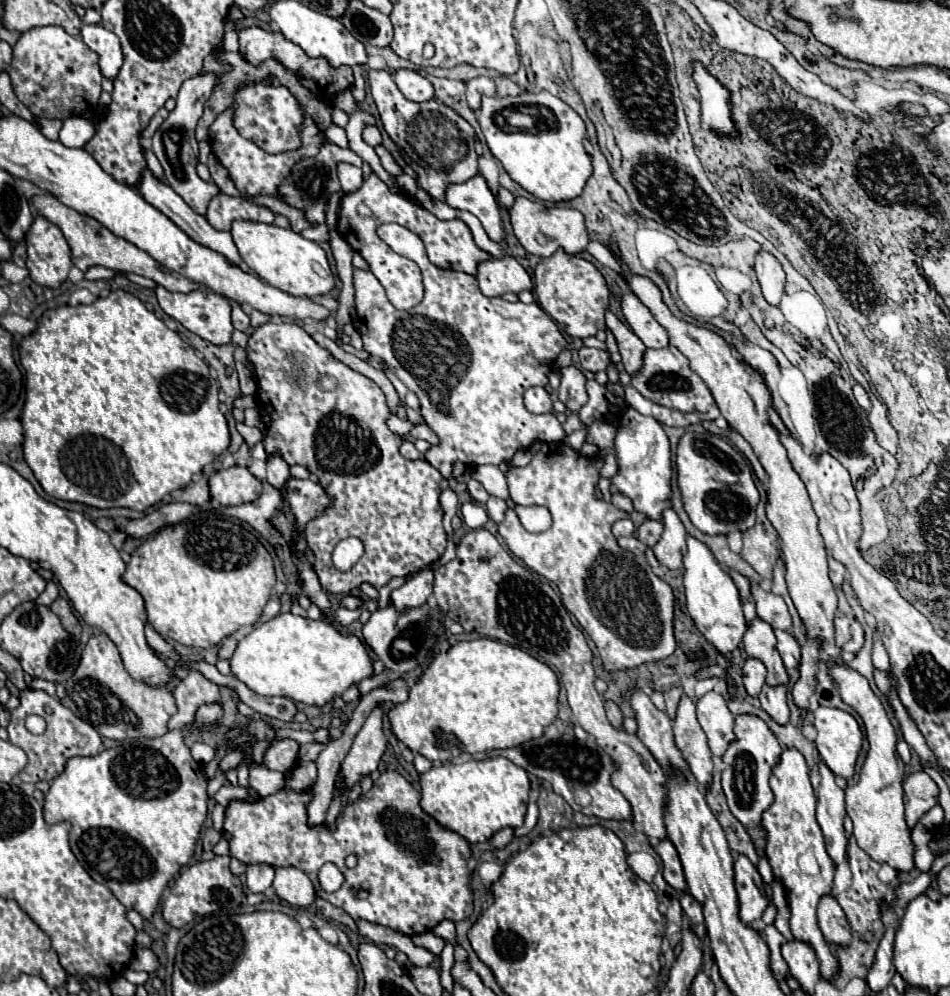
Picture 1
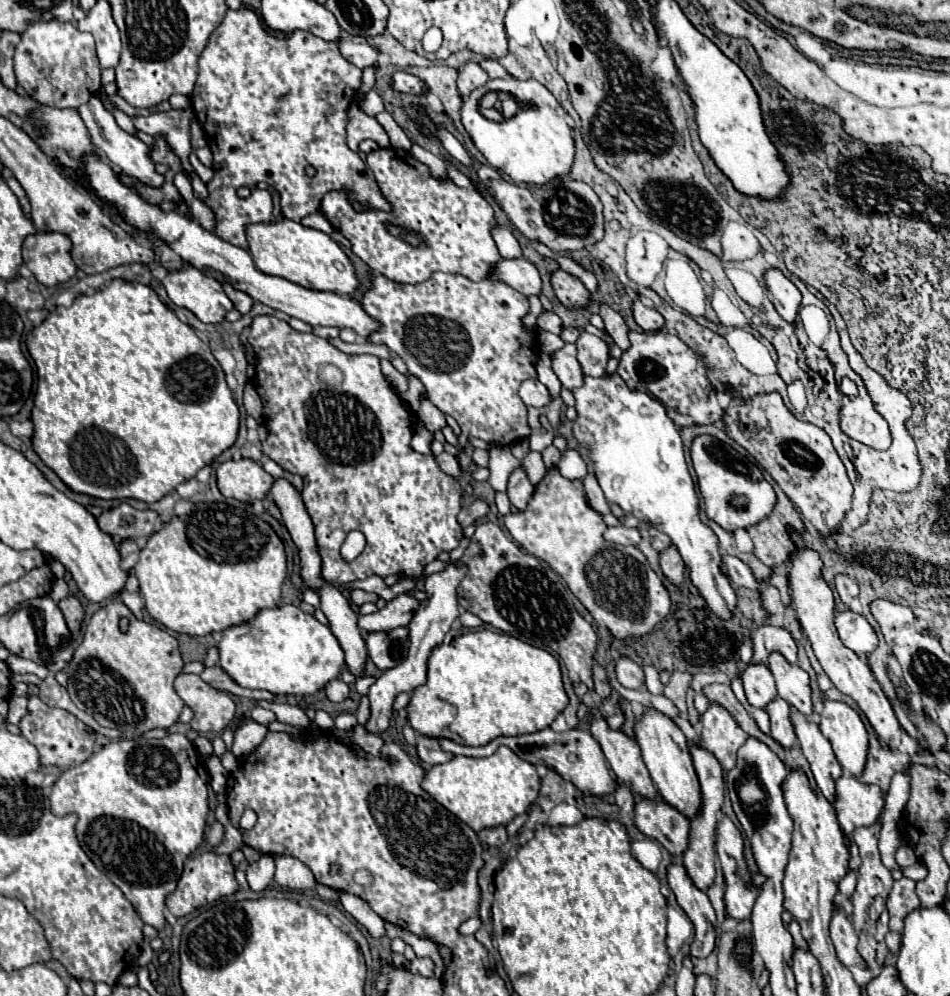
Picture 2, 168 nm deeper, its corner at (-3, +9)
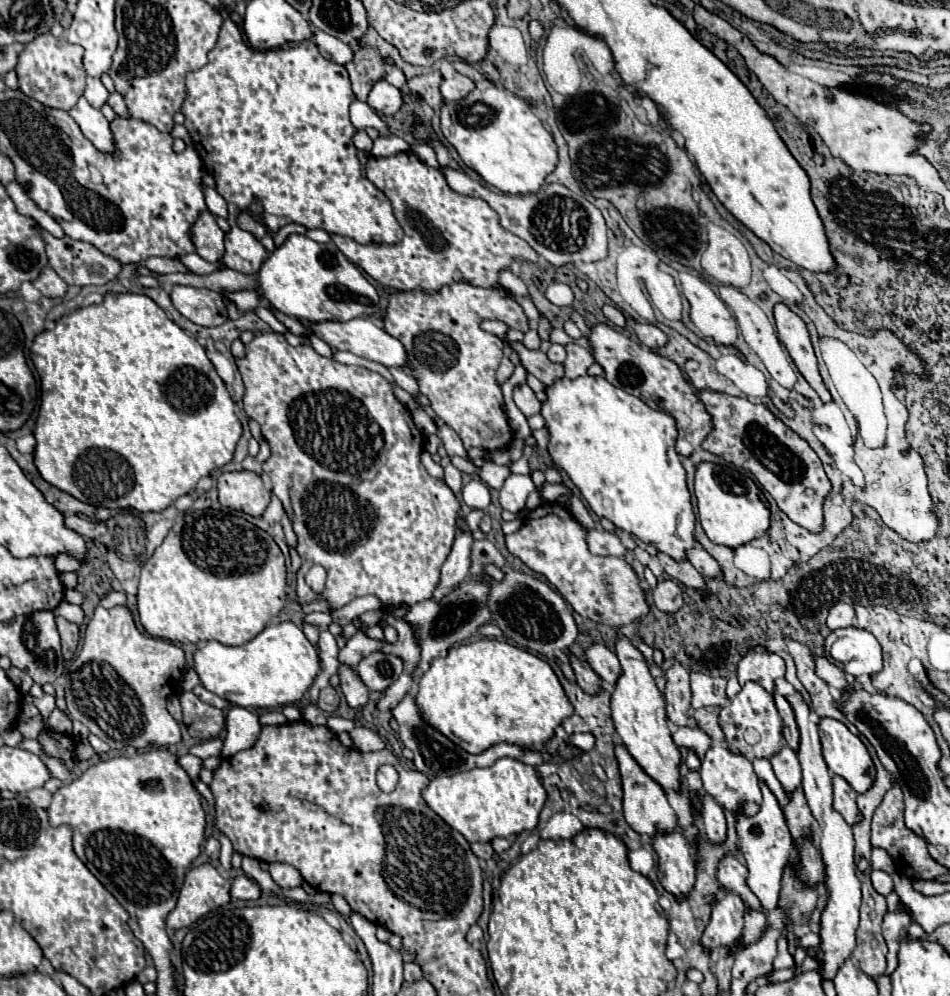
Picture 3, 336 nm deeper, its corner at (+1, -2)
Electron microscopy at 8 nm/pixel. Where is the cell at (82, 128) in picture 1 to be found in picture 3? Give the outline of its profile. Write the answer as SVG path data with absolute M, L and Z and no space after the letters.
M80 98L78 104L68 112L80 126L82 134L104 154L116 156L118 148L114 144L114 132L110 130L110 122L104 114L88 104L86 98Z

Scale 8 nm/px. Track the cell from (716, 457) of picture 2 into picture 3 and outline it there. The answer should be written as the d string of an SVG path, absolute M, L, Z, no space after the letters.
M700 462L696 466L694 490L698 498L698 516L706 536L712 542L736 548L766 534L770 526L770 510L762 502L760 488L750 476L752 476L750 472L742 468L736 470L730 464L728 464L728 474L724 474L722 466L712 462Z

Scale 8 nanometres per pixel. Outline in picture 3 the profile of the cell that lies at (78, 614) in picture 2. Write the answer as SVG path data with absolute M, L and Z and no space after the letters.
M56 618L58 624L58 632L62 638L62 654L66 660L70 660L78 648L78 640L80 640L80 628L74 622L68 622L66 618Z

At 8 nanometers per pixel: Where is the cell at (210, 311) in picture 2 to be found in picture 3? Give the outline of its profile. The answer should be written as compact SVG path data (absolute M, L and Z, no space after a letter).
M174 286L170 292L170 300L184 318L198 326L214 328L228 320L228 308L224 304L224 298L214 290Z

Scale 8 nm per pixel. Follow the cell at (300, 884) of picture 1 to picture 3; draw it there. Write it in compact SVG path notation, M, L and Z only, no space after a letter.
M270 864L270 874L280 888L296 888L304 884L300 872L290 864Z

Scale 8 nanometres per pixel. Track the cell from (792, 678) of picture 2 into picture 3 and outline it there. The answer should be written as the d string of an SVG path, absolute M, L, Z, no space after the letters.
M796 692L792 696L786 696L786 700L790 702L790 706L794 708L796 714L796 722L798 722L798 730L800 730L800 748L798 748L798 760L802 766L802 788L808 800L808 806L818 822L818 832L814 832L814 840L818 838L818 846L826 864L826 888L830 892L830 902L826 906L826 910L822 912L822 960L824 966L820 968L820 972L826 978L834 978L836 970L842 966L842 962L852 954L856 940L854 940L854 932L858 928L858 908L860 908L860 880L856 876L856 864L854 864L854 838L852 838L852 828L844 822L844 818L832 808L832 780L830 780L830 772L828 766L822 758L822 746L820 746L820 738L818 738L818 730L816 724L810 722L808 714L810 708L804 702L802 694Z

